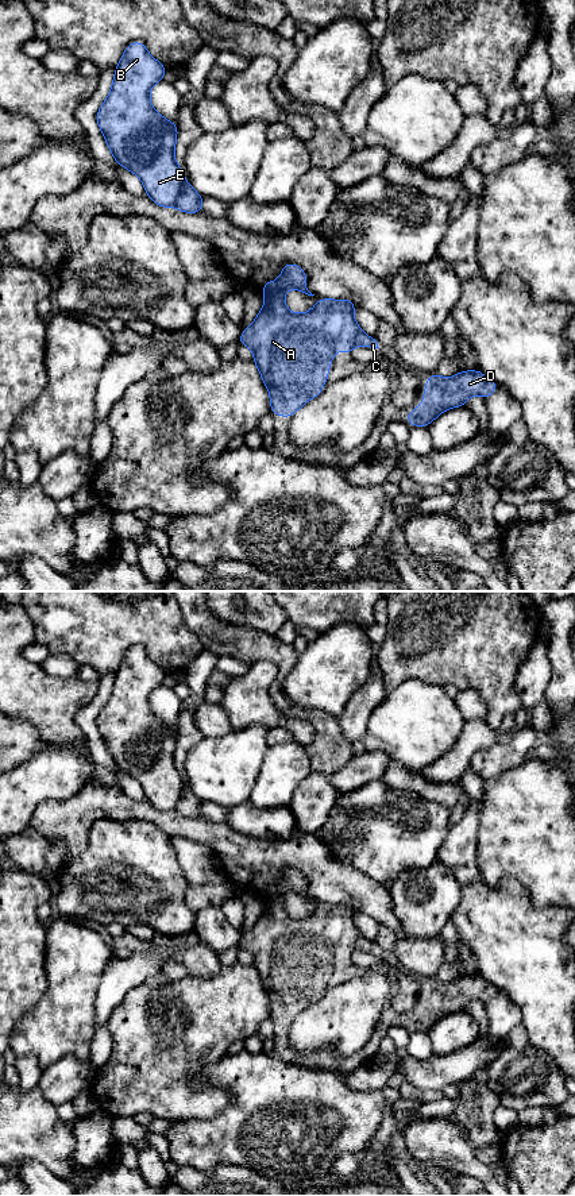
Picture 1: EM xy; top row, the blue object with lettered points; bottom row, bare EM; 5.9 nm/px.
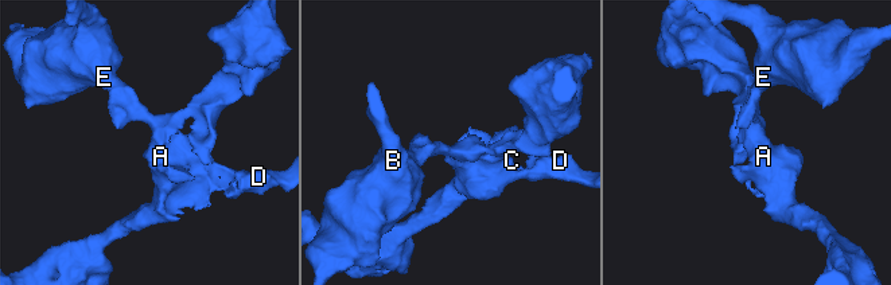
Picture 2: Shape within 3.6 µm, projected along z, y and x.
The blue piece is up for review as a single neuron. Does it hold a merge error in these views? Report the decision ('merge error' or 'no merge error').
merge error

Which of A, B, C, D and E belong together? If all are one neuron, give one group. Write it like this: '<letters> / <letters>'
A C D / B E

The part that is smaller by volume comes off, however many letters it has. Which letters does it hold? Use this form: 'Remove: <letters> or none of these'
Remove: B, E

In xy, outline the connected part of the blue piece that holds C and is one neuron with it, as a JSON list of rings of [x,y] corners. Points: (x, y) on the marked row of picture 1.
[[[286,263],[277,281],[261,288],[265,305],[238,342],[254,351],[252,360],[270,391],[273,414],[292,417],[323,391],[337,347],[346,355],[355,346],[379,348],[358,327],[351,300],[321,298],[308,313],[288,310],[283,300],[288,289],[314,296],[306,288],[305,271],[296,263]]]

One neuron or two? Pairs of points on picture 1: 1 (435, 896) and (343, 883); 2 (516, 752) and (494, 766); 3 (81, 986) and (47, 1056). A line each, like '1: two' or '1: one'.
1: two
2: one
3: one

